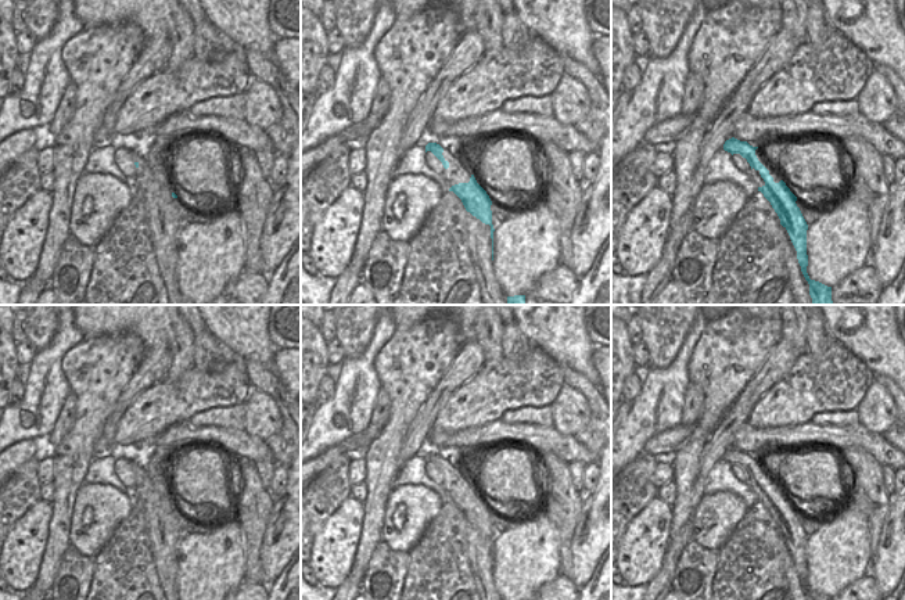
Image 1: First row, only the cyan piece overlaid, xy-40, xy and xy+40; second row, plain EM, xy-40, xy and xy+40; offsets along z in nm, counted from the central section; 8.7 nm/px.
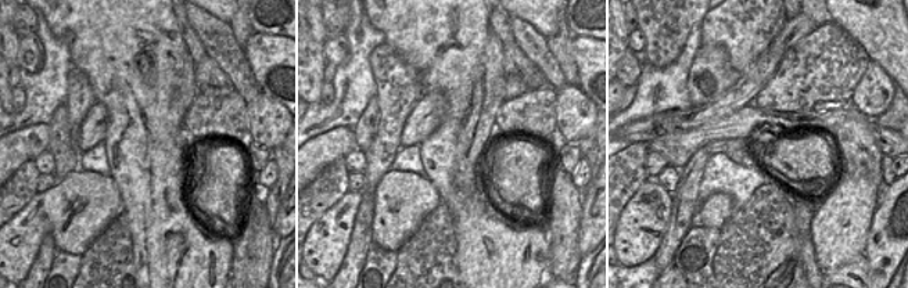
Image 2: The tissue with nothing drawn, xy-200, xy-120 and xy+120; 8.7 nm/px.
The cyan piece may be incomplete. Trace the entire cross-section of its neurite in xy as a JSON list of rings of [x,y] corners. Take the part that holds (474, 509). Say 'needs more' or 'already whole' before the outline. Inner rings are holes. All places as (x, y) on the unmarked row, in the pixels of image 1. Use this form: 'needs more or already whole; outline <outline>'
already whole; outline [[[471,485],[468,493],[459,493],[449,499],[463,513],[467,522],[480,529],[482,533],[491,536],[492,549],[492,571],[493,571],[493,535],[492,535],[492,511],[486,502],[477,493],[474,485]]]

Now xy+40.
already whole; outline [[[735,448],[729,449],[723,455],[723,460],[733,464],[740,464],[747,470],[751,479],[759,482],[765,495],[758,497],[758,502],[771,513],[772,518],[780,529],[780,535],[787,540],[790,550],[797,561],[797,570],[801,576],[801,582],[809,594],[809,600],[832,600],[819,592],[811,590],[807,583],[808,565],[807,565],[807,540],[808,535],[797,517],[797,507],[790,502],[783,491],[773,492],[769,481],[758,471],[755,460],[758,457],[750,456],[747,452],[740,452]]]

